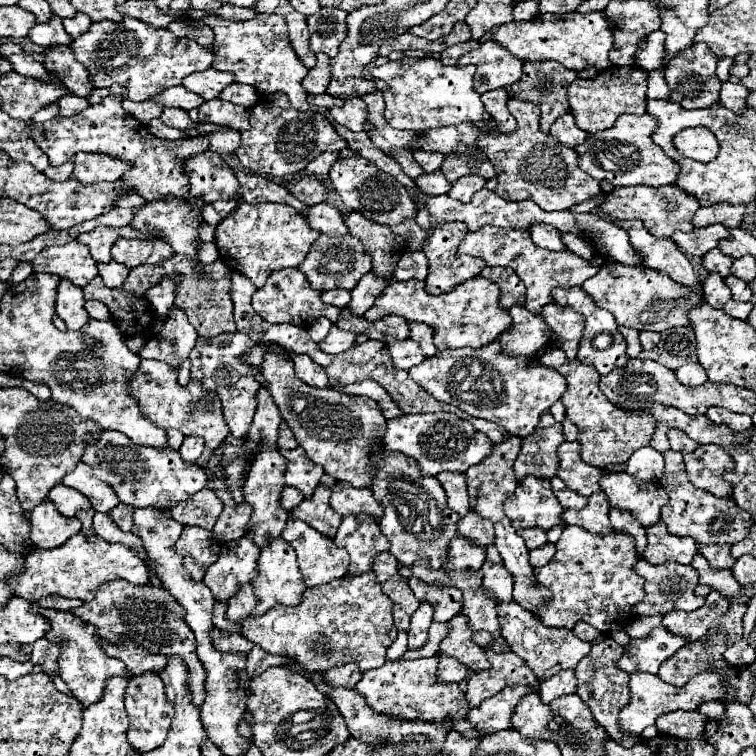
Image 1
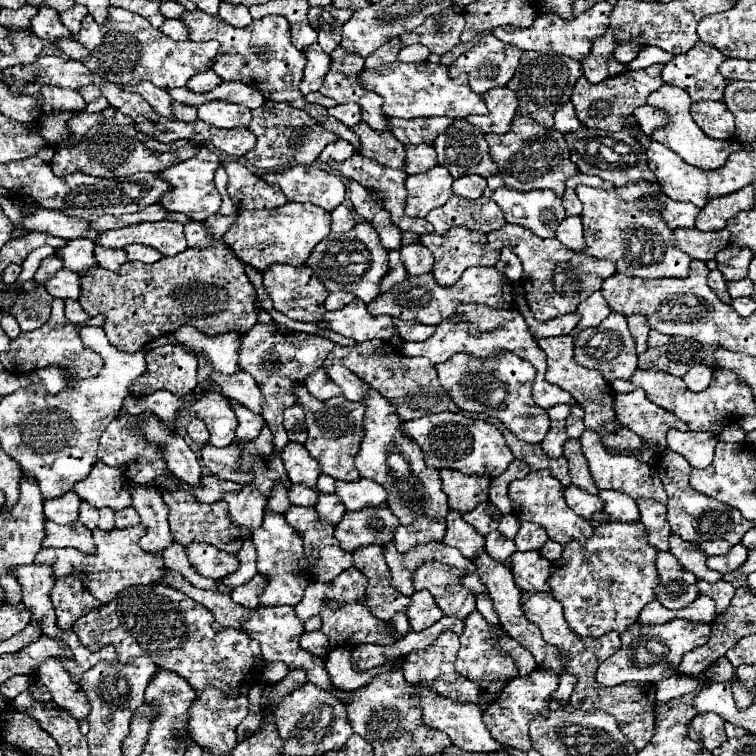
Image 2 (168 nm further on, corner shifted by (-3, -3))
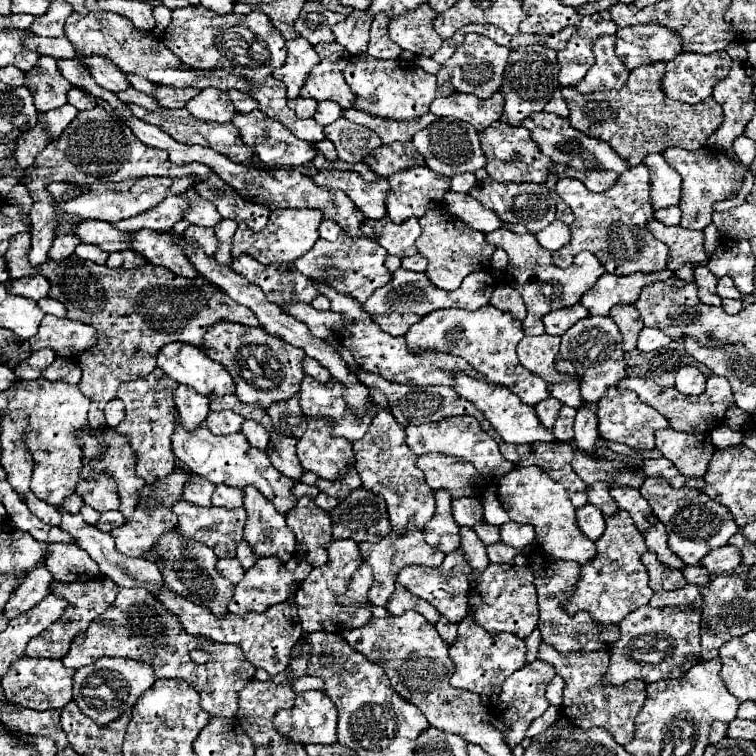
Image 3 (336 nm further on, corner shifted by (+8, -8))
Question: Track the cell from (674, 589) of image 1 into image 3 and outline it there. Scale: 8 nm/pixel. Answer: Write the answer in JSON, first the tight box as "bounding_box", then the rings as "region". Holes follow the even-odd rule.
{"bounding_box":[642,552,686,592],"region":[[[646,552],[642,556],[642,564],[648,570],[650,588],[654,592],[658,592],[658,590],[678,590],[678,588],[684,588],[686,586],[686,578],[682,576],[682,572],[680,570],[674,570],[674,568],[668,568],[662,562],[658,562],[656,554]]]}

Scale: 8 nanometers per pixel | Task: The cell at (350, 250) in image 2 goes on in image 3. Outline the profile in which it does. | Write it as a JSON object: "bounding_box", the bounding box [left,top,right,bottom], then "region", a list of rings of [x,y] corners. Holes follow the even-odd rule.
{"bounding_box":[294,234,392,304],"region":[[[340,234],[340,238],[334,242],[318,240],[314,244],[314,248],[308,250],[308,254],[300,256],[294,264],[310,280],[326,282],[334,290],[348,294],[348,296],[356,298],[360,304],[364,304],[376,288],[380,288],[392,280],[392,272],[386,270],[386,266],[384,266],[386,254],[388,252],[374,240],[368,240],[368,238],[354,240],[346,234]]]}

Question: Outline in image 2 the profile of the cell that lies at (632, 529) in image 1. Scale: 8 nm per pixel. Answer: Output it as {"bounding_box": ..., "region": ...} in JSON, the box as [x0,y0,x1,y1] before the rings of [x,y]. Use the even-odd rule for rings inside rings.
{"bounding_box":[599,491,639,521],"region":[[[601,491],[599,497],[605,503],[605,511],[609,513],[609,521],[639,521],[639,507],[635,499],[627,497],[619,491]]]}

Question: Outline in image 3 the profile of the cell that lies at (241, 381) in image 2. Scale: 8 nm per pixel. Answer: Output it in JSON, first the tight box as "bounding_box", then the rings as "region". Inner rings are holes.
{"bounding_box":[158,342,234,398],"region":[[[170,342],[158,350],[158,368],[176,382],[192,386],[208,398],[234,394],[232,376],[218,362],[210,360],[198,346]]]}

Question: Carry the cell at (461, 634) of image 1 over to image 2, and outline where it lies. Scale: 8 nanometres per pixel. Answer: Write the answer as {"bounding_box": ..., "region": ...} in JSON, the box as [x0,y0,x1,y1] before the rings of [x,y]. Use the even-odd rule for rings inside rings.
{"bounding_box":[455,611,517,689],"region":[[[473,611],[463,623],[465,623],[465,629],[463,629],[463,633],[459,635],[459,639],[461,639],[461,649],[459,649],[459,653],[457,653],[455,669],[457,669],[463,677],[467,677],[467,679],[471,679],[473,683],[477,683],[481,689],[485,689],[493,679],[501,679],[501,681],[513,679],[513,677],[517,675],[517,667],[515,667],[515,663],[513,663],[511,657],[507,657],[507,655],[503,655],[503,653],[497,653],[497,651],[493,649],[493,639],[495,639],[495,635],[493,635],[493,631],[489,629],[487,621],[481,617],[481,613],[479,613],[479,611]]]}

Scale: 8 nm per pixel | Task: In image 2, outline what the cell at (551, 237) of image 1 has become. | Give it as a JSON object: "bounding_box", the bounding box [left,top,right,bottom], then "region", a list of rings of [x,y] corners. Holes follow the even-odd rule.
{"bounding_box":[483,187,565,239],"region":[[[501,187],[497,191],[485,189],[483,195],[493,199],[503,209],[509,223],[531,229],[537,237],[543,239],[555,237],[557,225],[565,219],[561,199],[549,189],[519,193],[515,189]]]}

